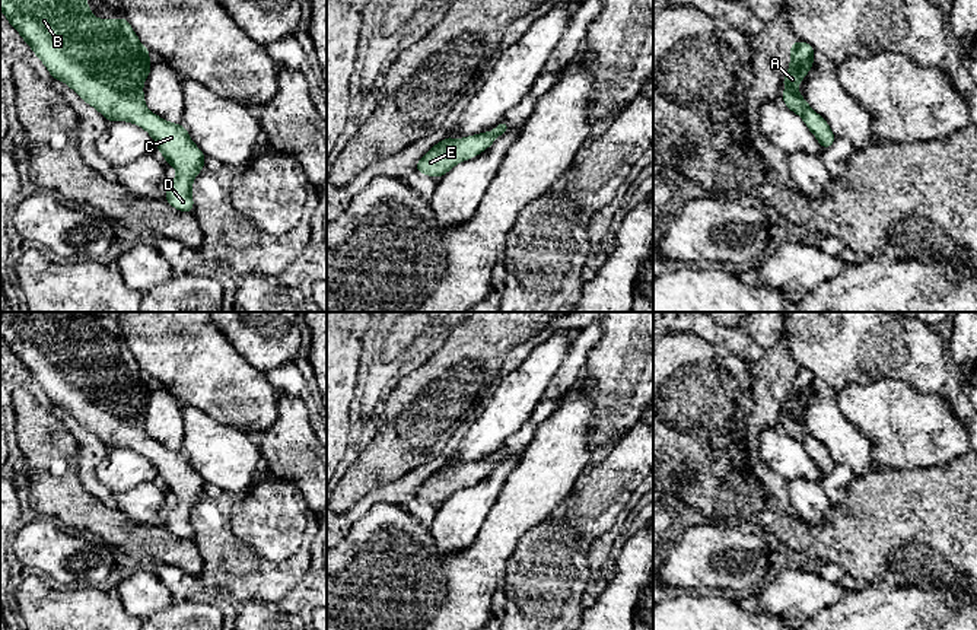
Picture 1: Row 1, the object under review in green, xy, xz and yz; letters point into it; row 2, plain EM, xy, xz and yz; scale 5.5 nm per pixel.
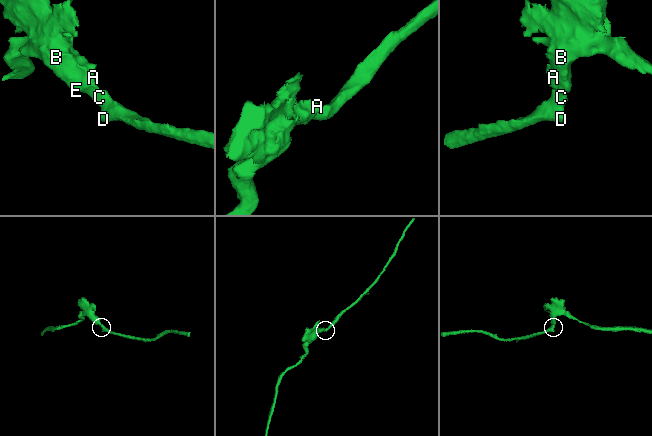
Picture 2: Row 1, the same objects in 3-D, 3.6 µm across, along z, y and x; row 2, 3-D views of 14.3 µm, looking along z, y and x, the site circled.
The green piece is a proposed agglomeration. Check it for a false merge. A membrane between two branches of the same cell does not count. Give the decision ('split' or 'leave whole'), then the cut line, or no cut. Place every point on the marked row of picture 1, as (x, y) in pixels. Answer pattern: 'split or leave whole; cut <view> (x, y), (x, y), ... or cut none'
leave whole; cut none

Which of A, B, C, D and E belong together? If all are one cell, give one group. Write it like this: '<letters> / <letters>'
A B C D E

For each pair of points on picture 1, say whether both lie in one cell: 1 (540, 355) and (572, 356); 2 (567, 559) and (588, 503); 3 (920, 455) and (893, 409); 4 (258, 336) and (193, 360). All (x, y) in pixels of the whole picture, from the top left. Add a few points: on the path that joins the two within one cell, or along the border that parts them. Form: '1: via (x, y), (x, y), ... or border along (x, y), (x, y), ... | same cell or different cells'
1: border along (581, 330), (547, 385) | different cells
2: border along (563, 518), (588, 544) | different cells
3: via (920, 444), (898, 420) | same cell
4: border along (216, 327), (258, 369) | different cells

